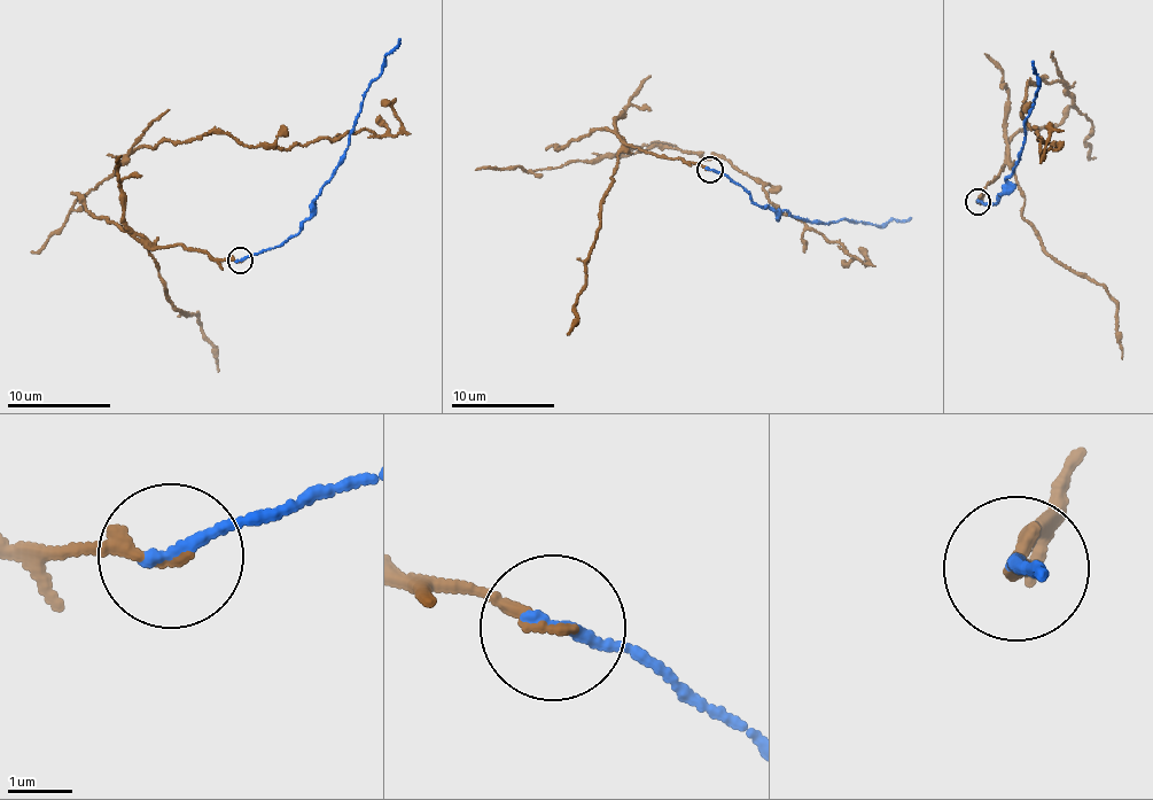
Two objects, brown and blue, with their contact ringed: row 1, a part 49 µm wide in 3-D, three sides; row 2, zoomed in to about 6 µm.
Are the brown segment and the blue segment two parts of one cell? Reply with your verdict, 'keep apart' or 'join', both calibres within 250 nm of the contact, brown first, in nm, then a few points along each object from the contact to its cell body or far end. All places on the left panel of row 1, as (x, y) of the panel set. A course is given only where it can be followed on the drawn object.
keep apart | 150/190 nm | brown via (242, 259), (147, 246), (72, 191), (163, 141), (223, 133), (285, 148), (395, 134), (396, 98) | blue via (240, 259), (269, 249), (300, 231), (310, 208), (340, 162), (369, 86), (382, 71), (384, 56), (399, 39)

